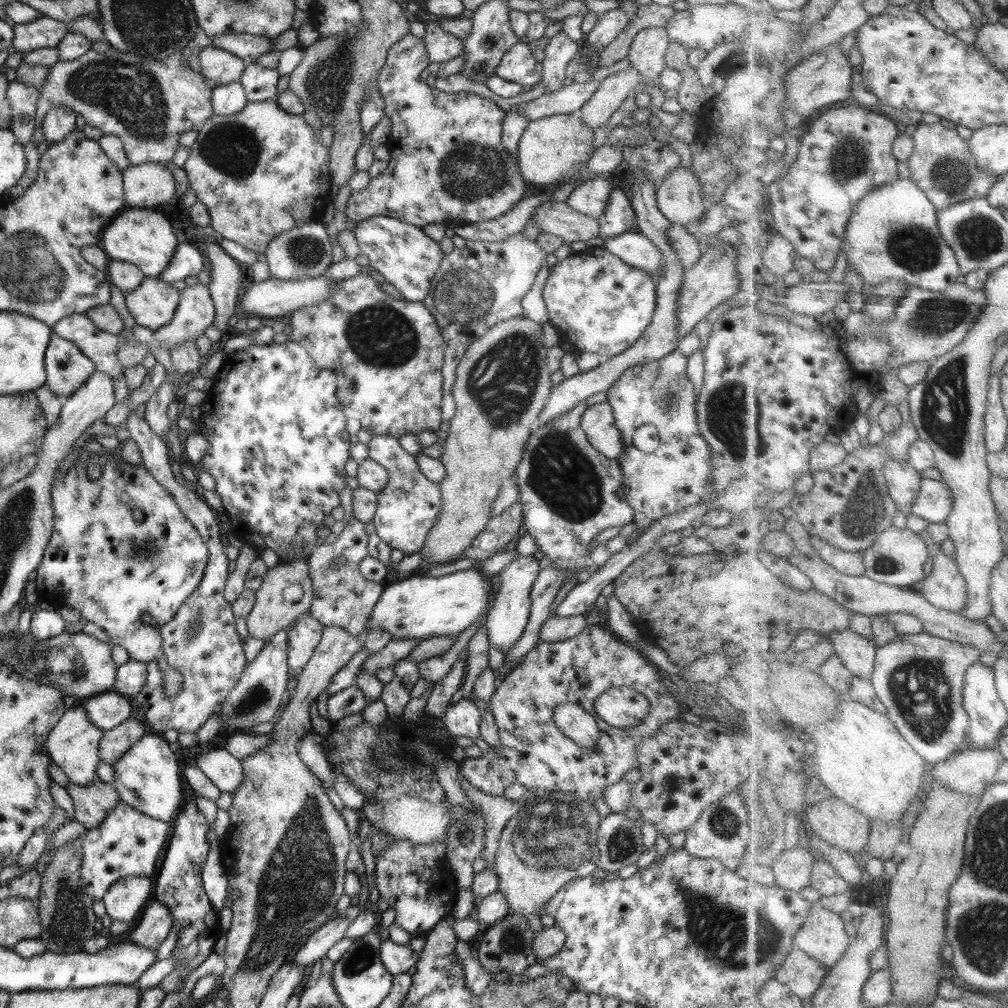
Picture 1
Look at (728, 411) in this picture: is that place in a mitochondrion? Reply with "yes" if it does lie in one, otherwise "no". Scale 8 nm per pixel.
yes

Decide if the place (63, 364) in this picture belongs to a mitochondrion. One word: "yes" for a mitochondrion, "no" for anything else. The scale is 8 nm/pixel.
no

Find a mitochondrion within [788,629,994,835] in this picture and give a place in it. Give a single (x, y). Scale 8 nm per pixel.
(919, 689)

